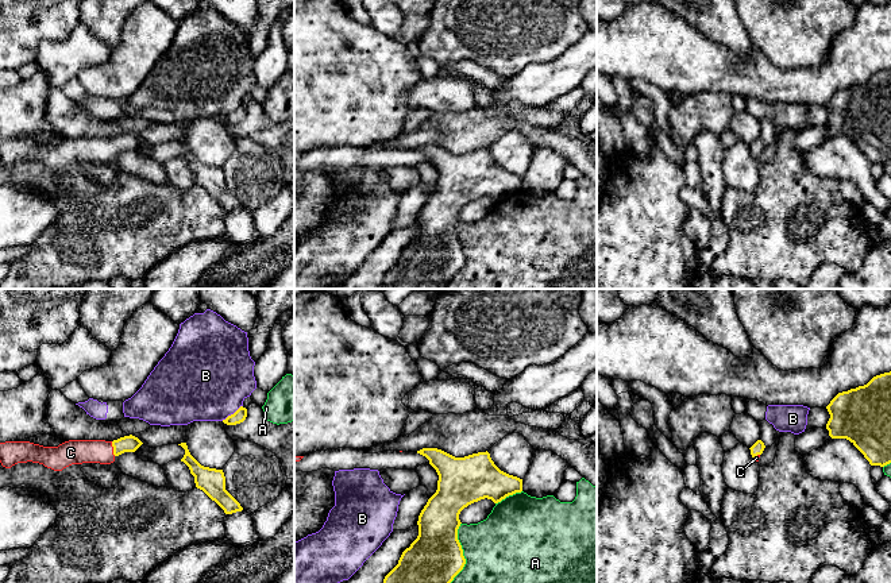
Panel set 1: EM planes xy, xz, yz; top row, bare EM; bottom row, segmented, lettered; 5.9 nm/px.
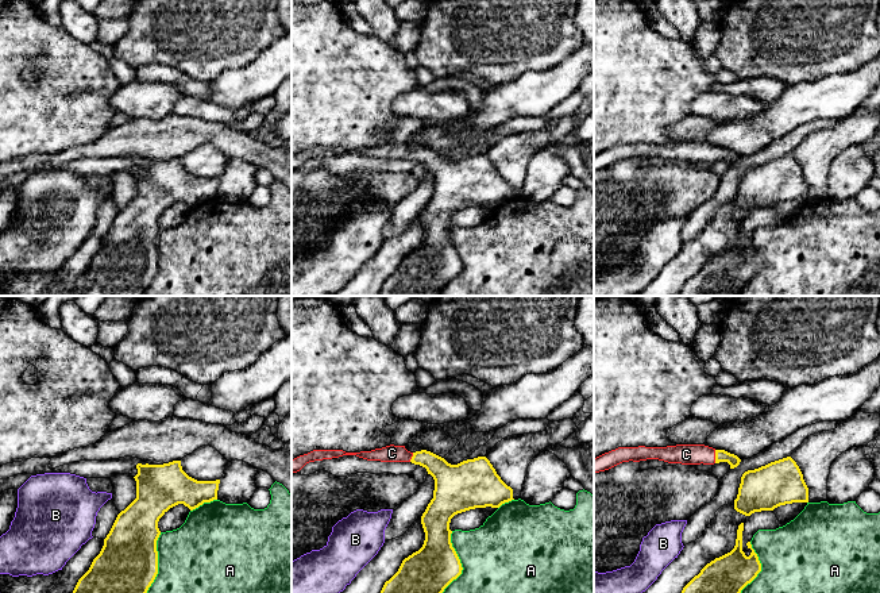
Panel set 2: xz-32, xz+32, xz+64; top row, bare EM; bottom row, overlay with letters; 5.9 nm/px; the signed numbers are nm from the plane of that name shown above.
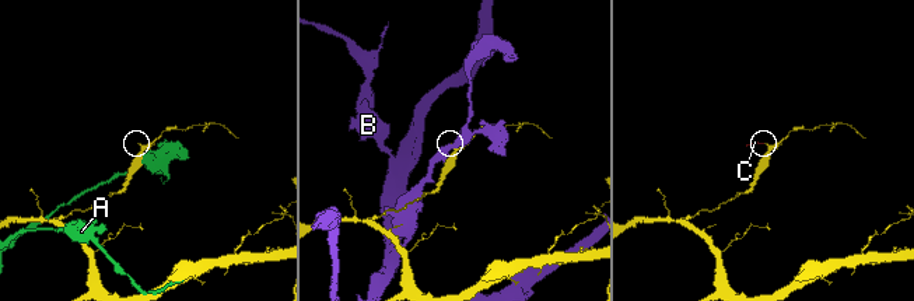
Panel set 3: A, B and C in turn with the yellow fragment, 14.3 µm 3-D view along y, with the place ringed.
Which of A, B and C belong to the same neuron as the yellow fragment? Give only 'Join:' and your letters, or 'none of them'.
Join: C

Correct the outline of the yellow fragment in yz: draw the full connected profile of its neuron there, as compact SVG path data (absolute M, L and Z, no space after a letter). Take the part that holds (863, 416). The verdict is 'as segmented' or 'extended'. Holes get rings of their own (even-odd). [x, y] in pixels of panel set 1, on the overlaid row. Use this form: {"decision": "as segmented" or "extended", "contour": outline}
{"decision": "as segmented", "contour": "M891 371L873 377L867 385L838 393L826 406L832 439L849 440L871 466L891 463Z"}

